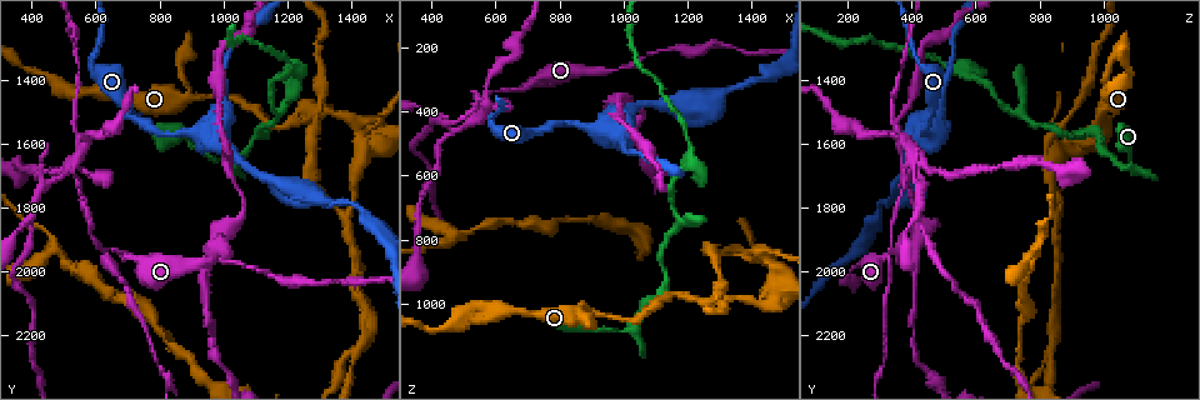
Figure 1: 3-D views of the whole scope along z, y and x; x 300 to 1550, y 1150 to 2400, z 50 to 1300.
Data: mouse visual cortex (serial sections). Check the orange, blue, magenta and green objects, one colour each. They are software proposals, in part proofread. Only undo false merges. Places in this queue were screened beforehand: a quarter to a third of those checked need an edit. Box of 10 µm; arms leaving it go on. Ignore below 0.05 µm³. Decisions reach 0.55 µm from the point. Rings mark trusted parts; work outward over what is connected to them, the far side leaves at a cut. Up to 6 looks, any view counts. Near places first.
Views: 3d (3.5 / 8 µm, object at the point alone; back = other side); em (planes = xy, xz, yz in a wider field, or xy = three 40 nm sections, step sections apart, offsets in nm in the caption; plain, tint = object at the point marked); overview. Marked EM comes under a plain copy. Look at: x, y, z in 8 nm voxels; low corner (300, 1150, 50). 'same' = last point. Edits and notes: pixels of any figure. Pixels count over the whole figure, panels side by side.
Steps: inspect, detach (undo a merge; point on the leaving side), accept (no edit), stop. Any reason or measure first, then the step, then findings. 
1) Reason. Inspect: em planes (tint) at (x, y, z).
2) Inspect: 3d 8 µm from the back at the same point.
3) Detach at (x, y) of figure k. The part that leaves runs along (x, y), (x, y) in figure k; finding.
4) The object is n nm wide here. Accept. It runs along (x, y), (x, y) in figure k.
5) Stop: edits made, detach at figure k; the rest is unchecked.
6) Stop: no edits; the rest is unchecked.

Sharp bend. Inspect: 3d 3.5 µm at (990, 1660, 1080).

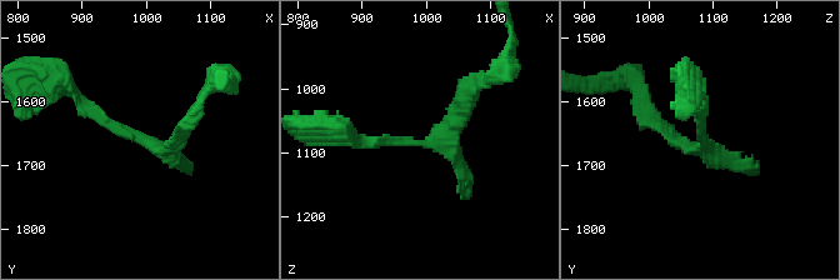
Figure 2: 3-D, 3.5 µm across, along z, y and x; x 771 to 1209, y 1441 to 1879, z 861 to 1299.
Inspect: em xy step 1 (tint) at (1000, 1665, 1080).

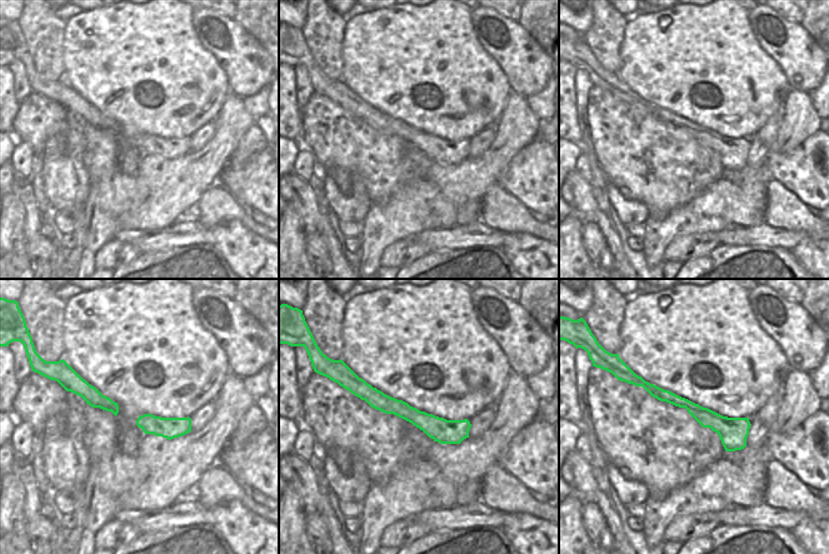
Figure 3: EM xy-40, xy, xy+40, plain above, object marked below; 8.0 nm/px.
Inspect: em xy step 2 (tint) at the same point.

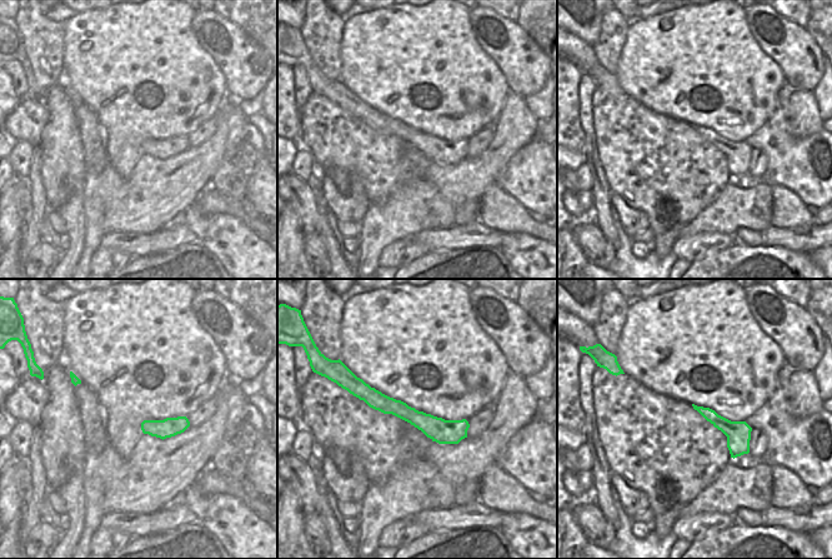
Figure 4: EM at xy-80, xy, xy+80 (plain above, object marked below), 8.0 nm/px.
The object is 200 nm wide here. Accept. It runs along (361, 387), (434, 428), (464, 434) in figure 4; all the same cell.

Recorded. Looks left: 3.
A fork. Inspect: 3d 8 µm at (1170, 1510, 770).

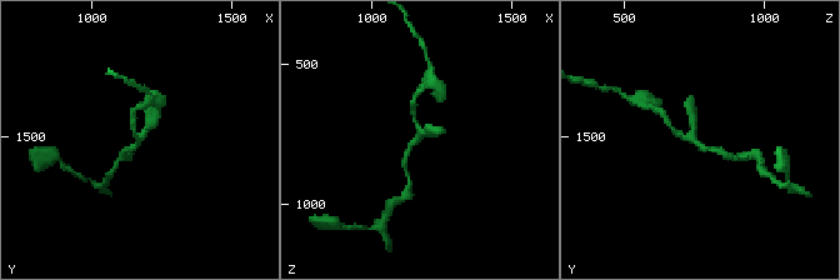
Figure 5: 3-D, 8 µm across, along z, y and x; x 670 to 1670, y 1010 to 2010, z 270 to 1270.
3 arms meet here; the arms are 150, 200, 250 nm wide. Inspect: em planes (tint) at the same point.

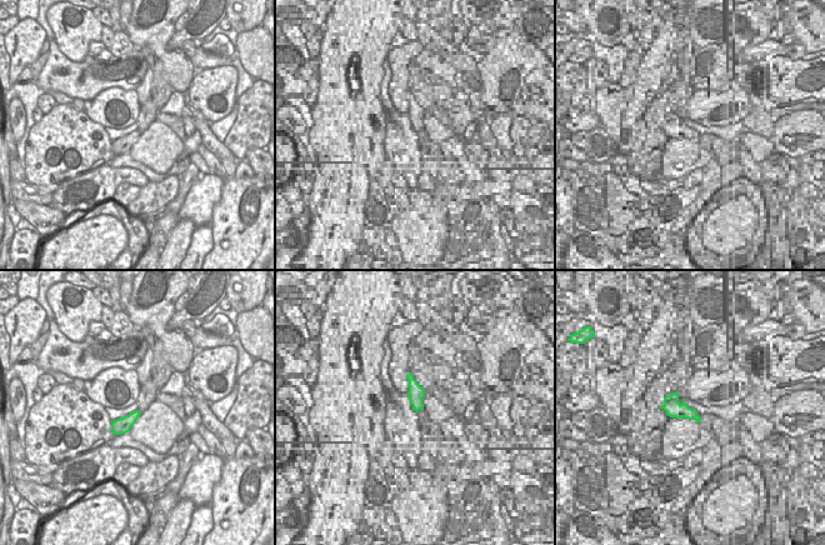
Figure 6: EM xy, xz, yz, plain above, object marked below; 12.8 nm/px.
Accept. It runs along (725, 155), (675, 134), (669, 125) in figure 5; all the same cell.

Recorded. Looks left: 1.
Stop: no edits; the rest is unchecked.

